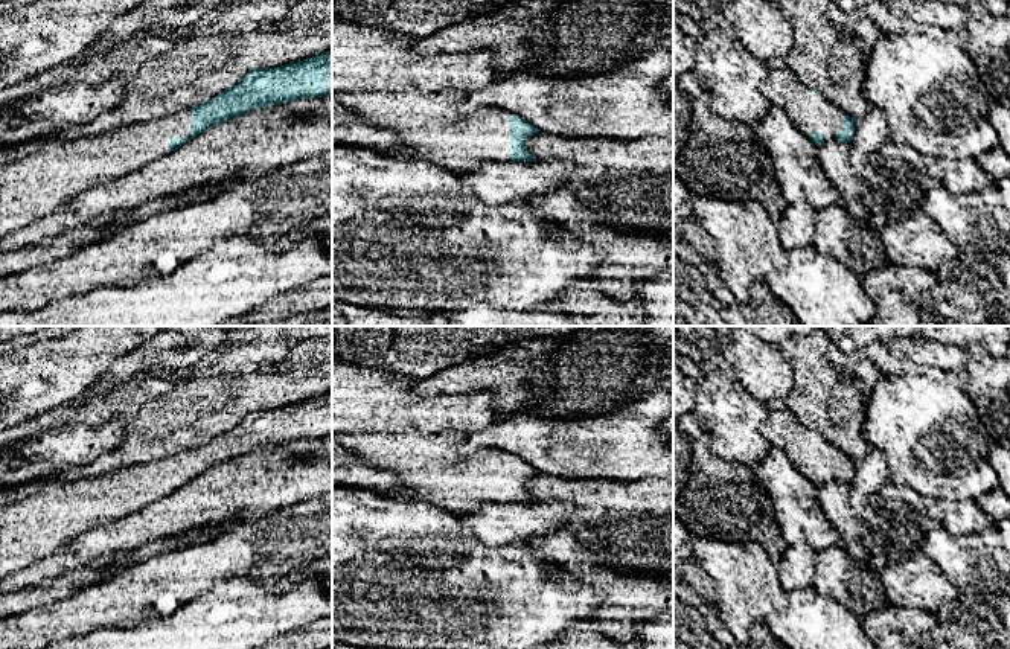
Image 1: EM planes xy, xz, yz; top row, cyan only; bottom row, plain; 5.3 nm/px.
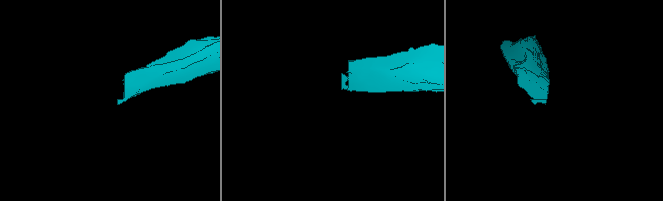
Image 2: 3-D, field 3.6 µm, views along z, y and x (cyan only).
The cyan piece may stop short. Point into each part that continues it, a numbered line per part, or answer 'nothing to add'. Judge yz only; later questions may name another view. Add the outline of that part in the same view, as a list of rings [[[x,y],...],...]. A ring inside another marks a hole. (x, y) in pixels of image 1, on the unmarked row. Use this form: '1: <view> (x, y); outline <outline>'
1: yz (811, 454); outline [[[788,408],[772,410],[760,431],[772,446],[781,448],[789,462],[807,478],[823,474],[824,483],[829,483],[836,481],[836,475],[844,472],[844,452],[795,422]]]

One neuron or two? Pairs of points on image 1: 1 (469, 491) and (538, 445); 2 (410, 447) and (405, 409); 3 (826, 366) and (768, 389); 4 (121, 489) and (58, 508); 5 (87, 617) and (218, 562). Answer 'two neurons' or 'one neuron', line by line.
1: two neurons
2: two neurons
3: two neurons
4: one neuron
5: one neuron

